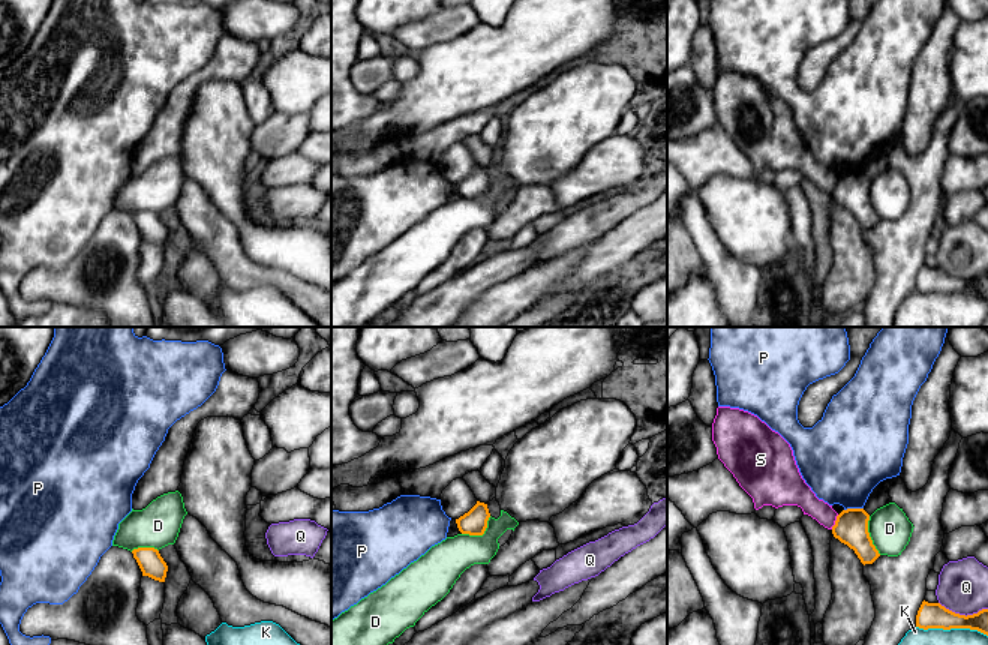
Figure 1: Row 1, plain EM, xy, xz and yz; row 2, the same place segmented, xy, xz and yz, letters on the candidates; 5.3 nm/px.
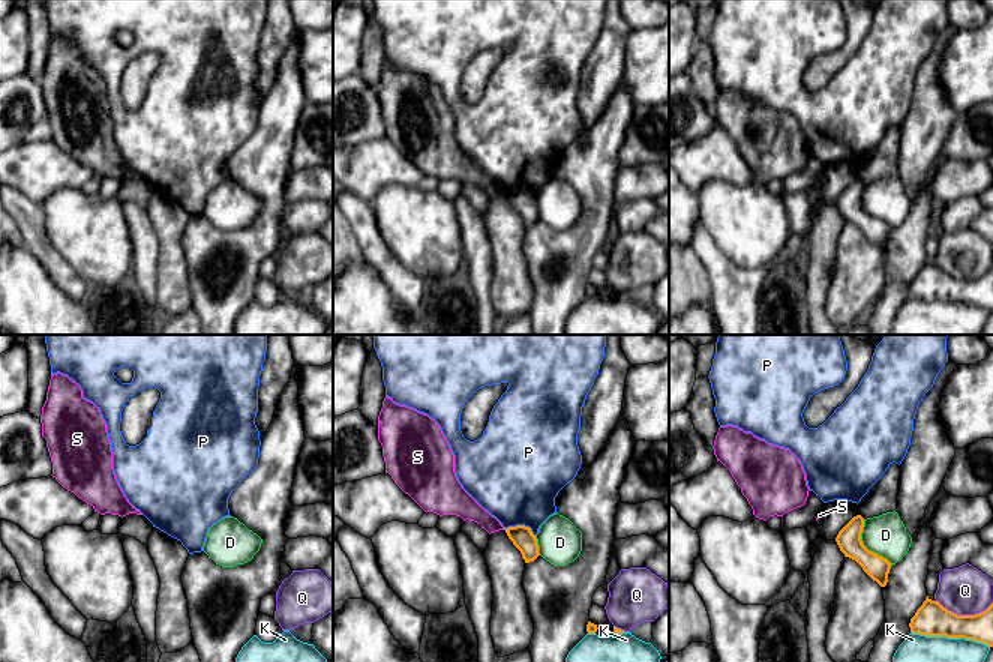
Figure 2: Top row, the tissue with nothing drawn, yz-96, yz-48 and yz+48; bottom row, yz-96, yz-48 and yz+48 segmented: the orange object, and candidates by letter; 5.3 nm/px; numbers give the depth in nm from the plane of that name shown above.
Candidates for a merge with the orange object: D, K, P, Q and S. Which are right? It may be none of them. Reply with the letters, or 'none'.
none

